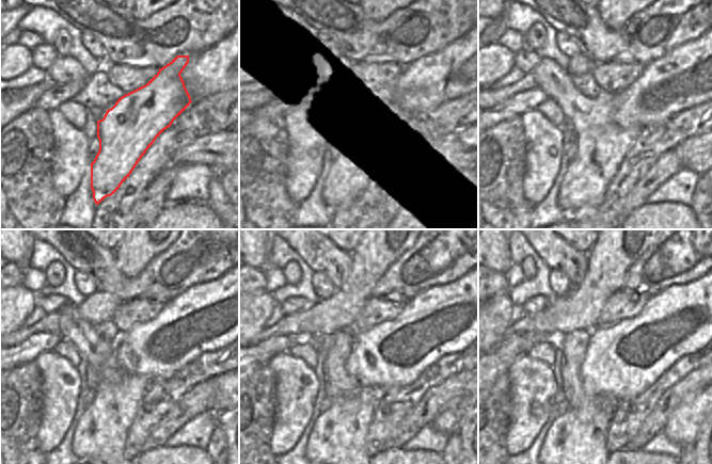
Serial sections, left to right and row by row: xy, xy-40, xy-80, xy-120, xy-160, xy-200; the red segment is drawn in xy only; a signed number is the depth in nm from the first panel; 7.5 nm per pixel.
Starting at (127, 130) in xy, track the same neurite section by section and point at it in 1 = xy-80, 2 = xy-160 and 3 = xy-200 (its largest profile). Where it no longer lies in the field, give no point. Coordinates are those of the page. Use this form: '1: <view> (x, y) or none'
1: xy-80 (601, 144)
2: xy-160 (337, 438)
3: xy-200 (576, 440)

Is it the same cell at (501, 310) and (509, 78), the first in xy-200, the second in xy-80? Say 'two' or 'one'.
two

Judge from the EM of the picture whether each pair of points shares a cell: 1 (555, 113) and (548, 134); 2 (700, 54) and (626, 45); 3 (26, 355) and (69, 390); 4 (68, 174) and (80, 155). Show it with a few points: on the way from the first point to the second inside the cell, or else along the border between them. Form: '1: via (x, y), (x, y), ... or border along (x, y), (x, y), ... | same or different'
1: border along (536, 109), (553, 125), (558, 127) | different
2: border along (693, 40), (675, 46), (649, 63) | different
3: border along (53, 349), (42, 352), (34, 360) | different
4: via (68, 170), (68, 166), (76, 159) | same

